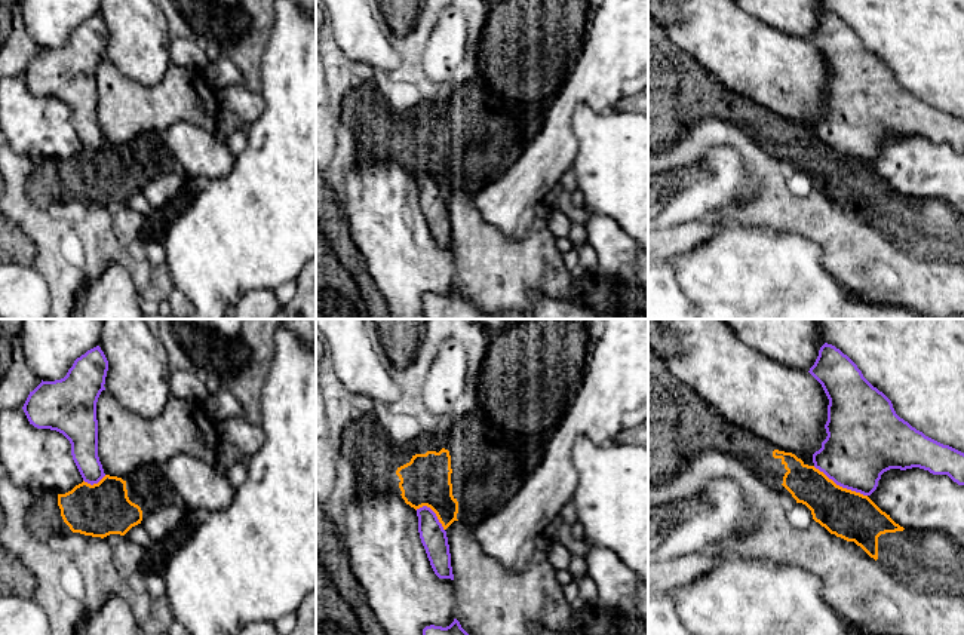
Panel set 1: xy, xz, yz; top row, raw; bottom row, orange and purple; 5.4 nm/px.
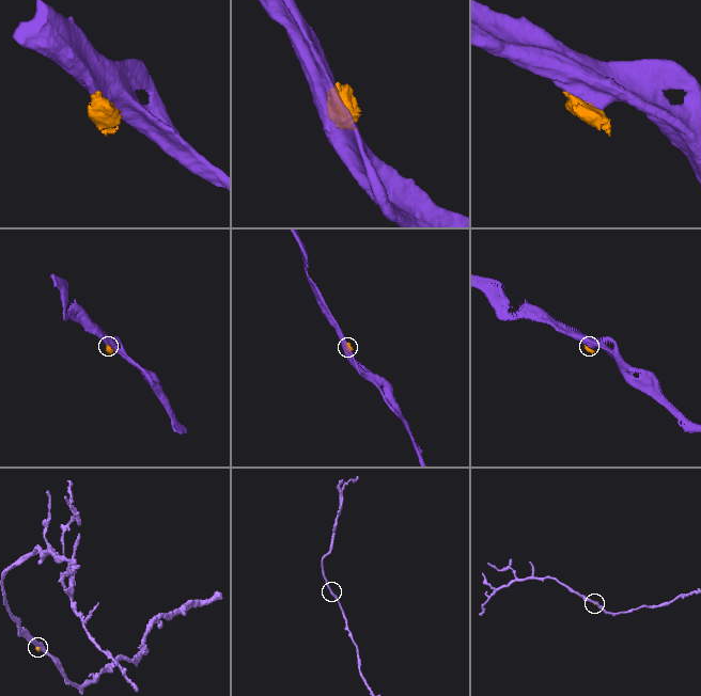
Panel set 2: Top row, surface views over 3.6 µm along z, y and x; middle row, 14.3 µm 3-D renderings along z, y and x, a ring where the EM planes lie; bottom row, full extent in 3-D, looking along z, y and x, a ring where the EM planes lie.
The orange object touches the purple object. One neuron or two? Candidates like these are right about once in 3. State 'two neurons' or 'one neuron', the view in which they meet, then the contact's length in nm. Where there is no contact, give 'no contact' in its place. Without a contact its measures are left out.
two neurons | yz | 340 nm

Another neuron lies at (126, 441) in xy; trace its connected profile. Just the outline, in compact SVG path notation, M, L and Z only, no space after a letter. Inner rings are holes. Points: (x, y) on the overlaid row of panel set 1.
M102 390L96 402L98 457L104 473L129 476L138 467L162 466L178 454L188 454L211 466L217 466L219 438L217 423L203 404L171 396L157 417L145 418L126 409L110 392Z

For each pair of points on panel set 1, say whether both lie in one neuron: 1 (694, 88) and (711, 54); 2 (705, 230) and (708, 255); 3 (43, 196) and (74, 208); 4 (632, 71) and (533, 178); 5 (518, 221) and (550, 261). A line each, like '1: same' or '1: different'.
1: different
2: different
3: different
4: same
5: different

